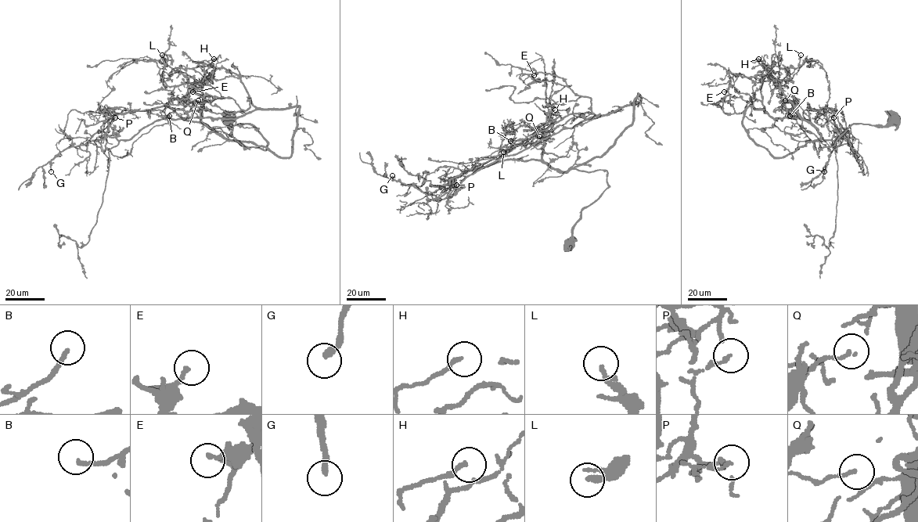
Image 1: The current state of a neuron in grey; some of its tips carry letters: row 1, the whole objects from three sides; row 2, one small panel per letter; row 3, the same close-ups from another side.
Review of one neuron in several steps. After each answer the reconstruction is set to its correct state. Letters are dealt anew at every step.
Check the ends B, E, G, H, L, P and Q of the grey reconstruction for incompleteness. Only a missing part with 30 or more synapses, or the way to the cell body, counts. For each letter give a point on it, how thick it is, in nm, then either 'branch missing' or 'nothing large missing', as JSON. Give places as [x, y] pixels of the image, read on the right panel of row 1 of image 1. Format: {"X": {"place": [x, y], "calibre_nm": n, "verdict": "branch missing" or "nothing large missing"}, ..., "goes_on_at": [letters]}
{"B": {"place": [790, 116], "calibre_nm": 180, "verdict": "nothing large missing"}, "E": {"place": [724, 91], "calibre_nm": 180, "verdict": "nothing large missing"}, "G": {"place": [824, 171], "calibre_nm": 240, "verdict": "nothing large missing"}, "H": {"place": [758, 59], "calibre_nm": 170, "verdict": "nothing large missing"}, "L": {"place": [800, 55], "calibre_nm": 180, "verdict": "nothing large missing"}, "P": {"place": [833, 117], "calibre_nm": 120, "verdict": "nothing large missing"}, "Q": {"place": [785, 100], "calibre_nm": 140, "verdict": "nothing large missing"}, "goes_on_at": []}

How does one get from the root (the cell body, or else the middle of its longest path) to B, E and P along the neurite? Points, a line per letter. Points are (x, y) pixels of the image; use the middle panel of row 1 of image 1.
B: (566, 244), (581, 211), (608, 187), (606, 171), (557, 170), (541, 149), (503, 146), (510, 141)
E: (566, 244), (581, 211), (608, 187), (606, 171), (562, 171), (543, 160), (546, 84), (534, 80), (534, 75)
P: (566, 244), (581, 211), (608, 187), (606, 170), (505, 160), (463, 171), (450, 179), (456, 185)

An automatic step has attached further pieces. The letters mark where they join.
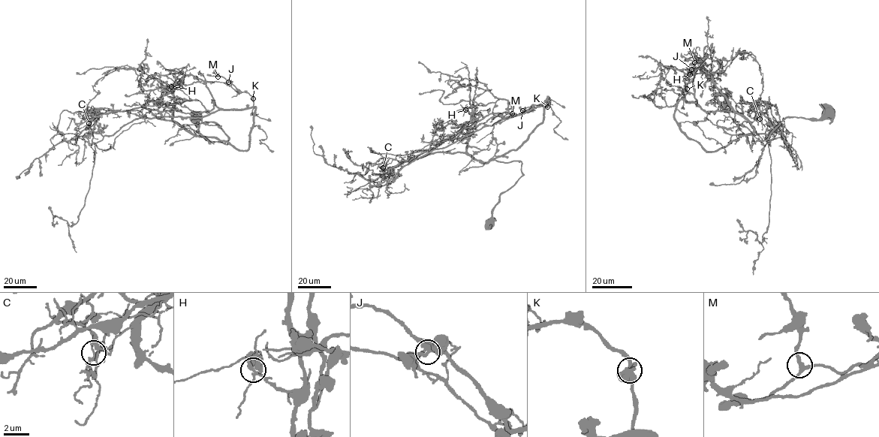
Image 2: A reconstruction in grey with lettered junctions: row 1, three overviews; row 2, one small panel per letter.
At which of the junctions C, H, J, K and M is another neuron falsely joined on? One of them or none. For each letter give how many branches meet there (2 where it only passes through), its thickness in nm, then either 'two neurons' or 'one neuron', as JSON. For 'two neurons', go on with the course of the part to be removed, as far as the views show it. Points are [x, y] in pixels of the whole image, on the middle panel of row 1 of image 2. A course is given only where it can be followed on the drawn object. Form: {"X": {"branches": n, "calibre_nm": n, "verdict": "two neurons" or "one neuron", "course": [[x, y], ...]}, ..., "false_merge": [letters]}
{"C": {"branches": 5, "calibre_nm": 190, "verdict": "two neurons", "course": [[383, 167], [382, 156], [367, 147]]}, "H": {"branches": 4, "calibre_nm": 240, "verdict": "one neuron"}, "J": {"branches": 4, "calibre_nm": 260, "verdict": "one neuron"}, "K": {"branches": 3, "calibre_nm": 240, "verdict": "one neuron"}, "M": {"branches": 3, "calibre_nm": 240, "verdict": "one neuron"}, "false_merge": ["C"]}

